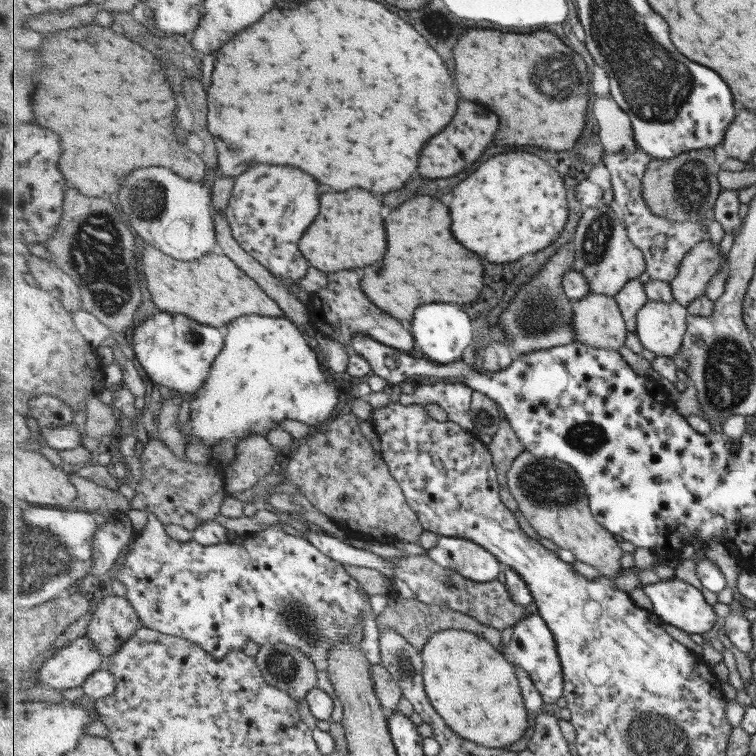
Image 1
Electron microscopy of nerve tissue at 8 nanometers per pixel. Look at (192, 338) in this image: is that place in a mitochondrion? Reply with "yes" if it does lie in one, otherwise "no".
yes

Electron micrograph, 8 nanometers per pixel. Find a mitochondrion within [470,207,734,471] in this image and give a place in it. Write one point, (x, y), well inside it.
(536, 315)

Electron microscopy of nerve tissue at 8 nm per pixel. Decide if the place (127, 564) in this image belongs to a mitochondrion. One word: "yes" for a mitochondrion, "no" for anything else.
no

